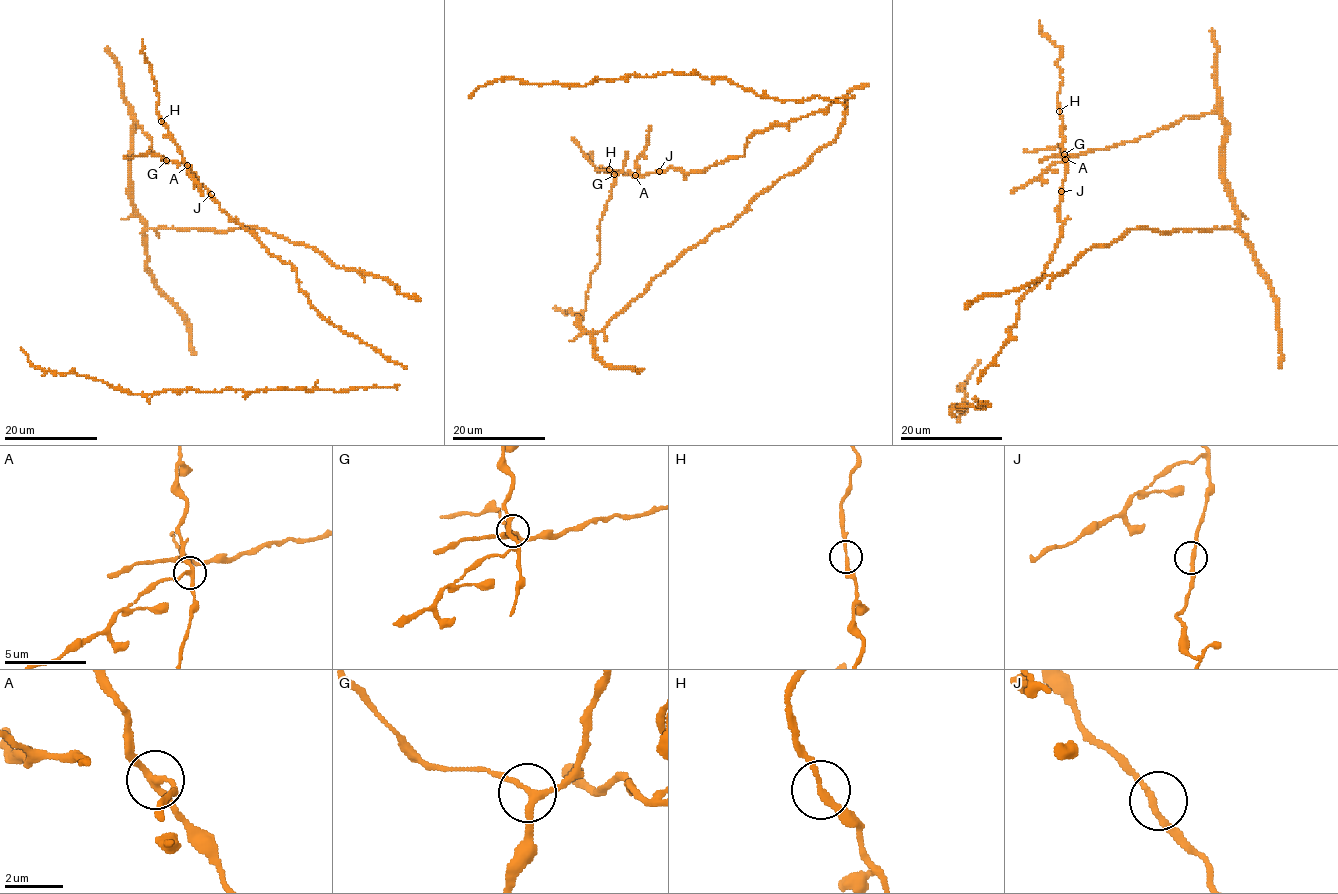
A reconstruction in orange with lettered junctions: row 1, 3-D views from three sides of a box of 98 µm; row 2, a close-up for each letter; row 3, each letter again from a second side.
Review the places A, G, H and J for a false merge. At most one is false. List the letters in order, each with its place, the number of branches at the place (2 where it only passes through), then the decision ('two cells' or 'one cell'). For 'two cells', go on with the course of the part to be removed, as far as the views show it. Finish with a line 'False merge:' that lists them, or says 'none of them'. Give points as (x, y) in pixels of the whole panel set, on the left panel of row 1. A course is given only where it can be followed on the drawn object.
A: at (187, 165); 3 branches meet; two cells; foreign part runs (187, 165), (188, 173), (199, 184), (202, 195)
G: at (166, 160); 3 branches meet; one cell
H: at (161, 121); 2 branches meet; one cell
J: at (211, 194); 2 branches meet; one cell
False merge: A

